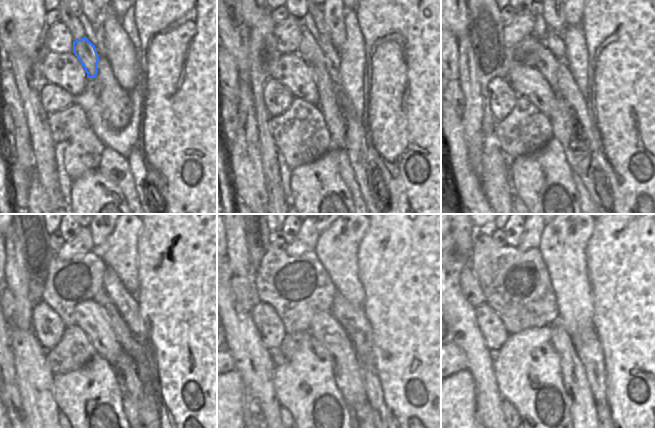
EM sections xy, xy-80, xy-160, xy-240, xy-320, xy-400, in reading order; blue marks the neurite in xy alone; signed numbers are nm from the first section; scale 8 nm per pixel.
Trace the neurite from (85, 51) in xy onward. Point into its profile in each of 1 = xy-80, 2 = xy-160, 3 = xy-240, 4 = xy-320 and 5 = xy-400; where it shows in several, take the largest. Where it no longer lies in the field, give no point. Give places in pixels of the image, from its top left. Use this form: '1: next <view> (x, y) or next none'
1: next xy-80 (328, 104)
2: next xy-160 (563, 122)
3: next xy-240 (130, 384)
4: next xy-320 (362, 417)
5: next none

